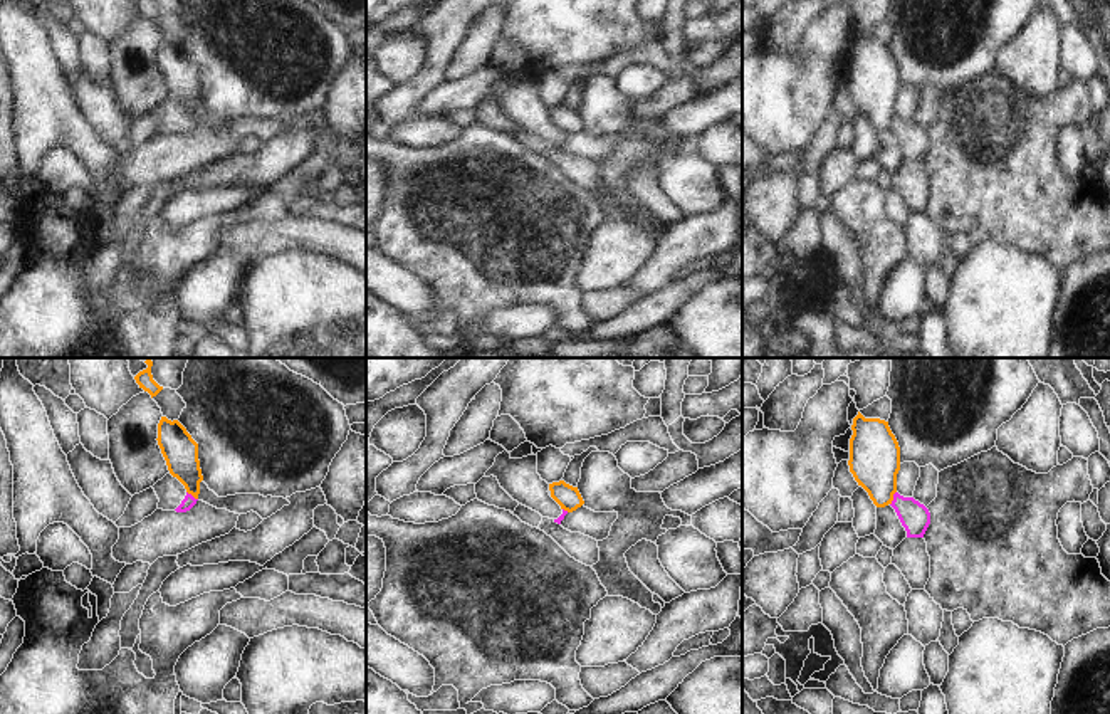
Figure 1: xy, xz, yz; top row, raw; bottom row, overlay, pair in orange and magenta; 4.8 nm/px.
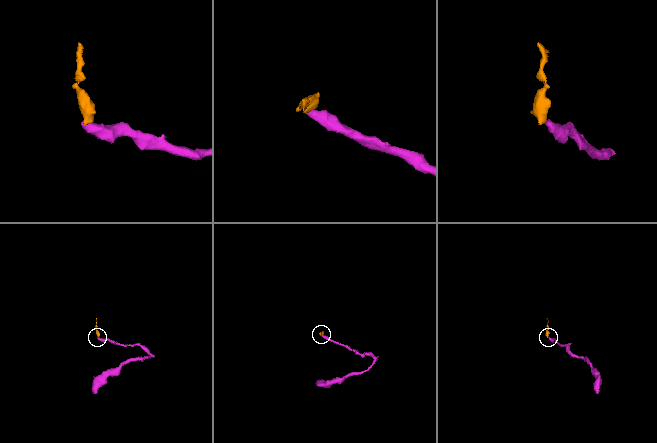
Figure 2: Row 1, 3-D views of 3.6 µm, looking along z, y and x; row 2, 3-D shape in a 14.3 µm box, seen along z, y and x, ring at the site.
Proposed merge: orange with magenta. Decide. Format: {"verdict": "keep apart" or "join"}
{"verdict": "keep apart"}

